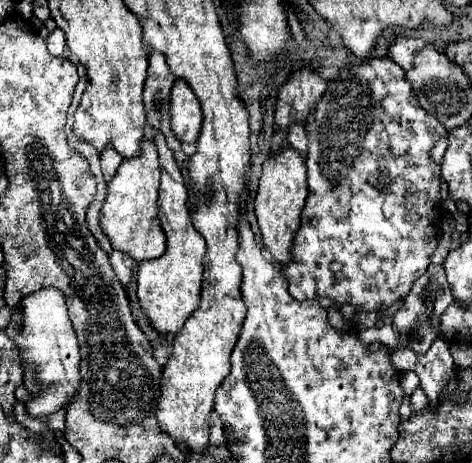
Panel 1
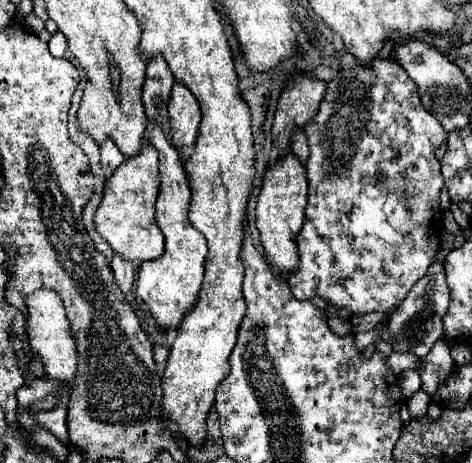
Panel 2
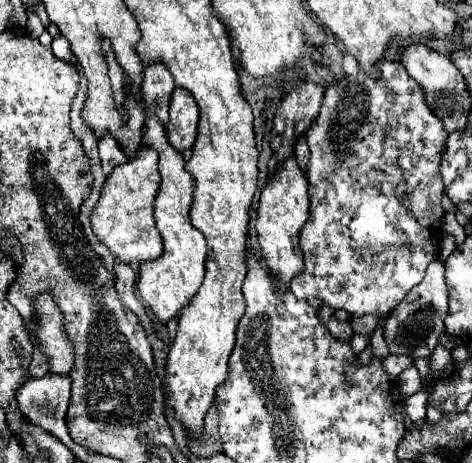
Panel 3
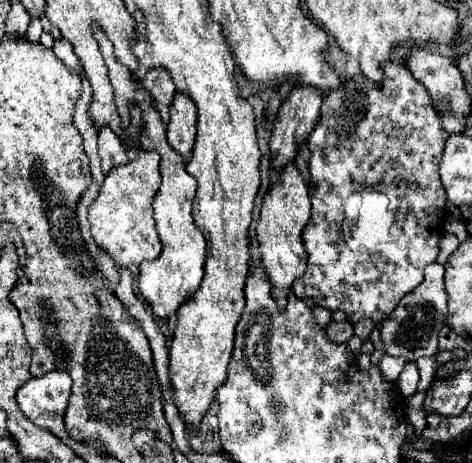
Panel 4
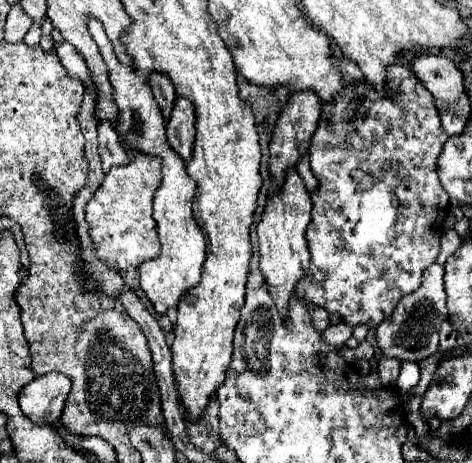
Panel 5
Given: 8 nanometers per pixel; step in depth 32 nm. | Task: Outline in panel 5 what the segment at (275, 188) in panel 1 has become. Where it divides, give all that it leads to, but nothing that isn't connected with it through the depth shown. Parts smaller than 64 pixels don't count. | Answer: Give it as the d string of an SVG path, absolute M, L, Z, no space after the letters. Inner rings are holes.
M290 170L282 190L268 200L262 222L256 228L260 244L260 272L268 284L268 294L284 320L288 320L288 304L296 292L296 284L308 272L308 242L304 240L304 228L308 228L310 210L310 194L306 192L302 178L296 170Z

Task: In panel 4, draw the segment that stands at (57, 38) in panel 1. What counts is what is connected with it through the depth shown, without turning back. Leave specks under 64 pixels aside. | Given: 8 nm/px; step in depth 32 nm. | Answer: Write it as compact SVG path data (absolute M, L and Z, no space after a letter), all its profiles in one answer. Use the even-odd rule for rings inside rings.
M56 40L54 42L54 54L68 66L68 70L72 70L72 72L78 72L82 78L86 76L86 72L84 72L84 68L82 68L82 64L80 64L80 58L76 56L76 52L74 52L74 48L72 48L72 44L68 42L68 40Z

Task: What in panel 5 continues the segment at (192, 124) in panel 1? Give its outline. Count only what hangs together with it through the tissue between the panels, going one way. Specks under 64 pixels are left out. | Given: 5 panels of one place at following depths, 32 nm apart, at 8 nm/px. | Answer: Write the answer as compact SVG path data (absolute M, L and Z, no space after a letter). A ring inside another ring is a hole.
M176 100L172 118L166 124L166 136L168 144L184 158L184 162L190 162L194 146L194 106L190 100Z

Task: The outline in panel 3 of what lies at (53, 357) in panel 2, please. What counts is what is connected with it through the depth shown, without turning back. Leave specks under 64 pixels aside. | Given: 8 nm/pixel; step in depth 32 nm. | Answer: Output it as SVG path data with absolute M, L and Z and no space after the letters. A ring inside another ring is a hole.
M38 296L36 300L38 318L38 344L50 358L54 374L68 374L74 366L74 350L62 330L62 314L56 308L52 296Z

